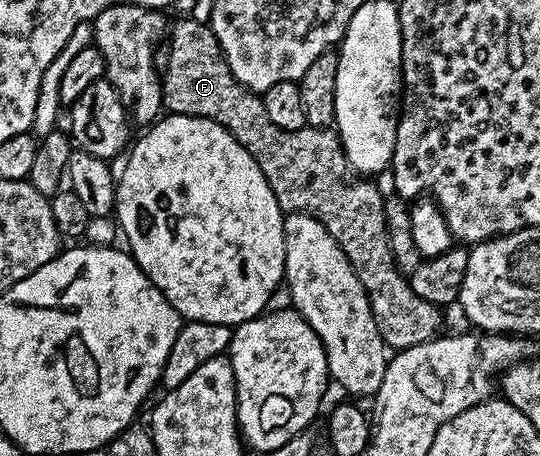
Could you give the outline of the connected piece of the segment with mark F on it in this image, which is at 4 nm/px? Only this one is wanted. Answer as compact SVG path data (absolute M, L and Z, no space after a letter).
M186 16L182 18L178 23L171 25L168 30L168 41L166 46L166 70L161 71L160 77L162 79L162 105L169 113L183 114L184 116L200 116L212 120L216 124L220 124L225 128L228 133L234 137L244 148L248 148L248 152L252 156L252 160L256 160L256 164L260 164L260 172L264 172L264 180L268 180L268 184L272 188L272 192L276 196L276 200L280 204L280 208L286 214L307 214L312 216L316 220L320 220L320 224L324 224L324 228L328 228L328 232L332 236L332 240L336 240L336 244L340 244L340 248L344 252L344 256L348 256L348 260L352 264L352 268L356 272L356 276L360 280L360 284L364 288L364 292L368 296L370 301L370 307L372 308L372 316L376 320L378 325L378 331L380 336L386 342L387 347L391 351L397 352L400 350L407 350L412 348L416 344L424 344L430 341L432 338L439 337L440 331L438 330L442 326L442 314L443 312L437 305L430 302L426 302L421 299L420 296L413 291L410 287L410 280L407 275L398 270L397 264L394 262L392 248L389 246L389 236L386 231L385 222L385 202L386 199L382 198L380 192L377 191L377 184L374 180L371 180L366 176L356 176L355 171L350 168L350 161L346 159L346 153L342 147L342 142L339 140L337 133L333 129L323 128L321 126L303 126L300 130L281 130L276 128L268 120L268 116L264 112L264 104L261 97L255 91L248 90L246 87L240 85L236 79L232 76L232 72L228 68L228 64L224 60L222 55L222 49L220 44L216 40L216 36L212 32L212 28L205 22L198 22L192 16Z

